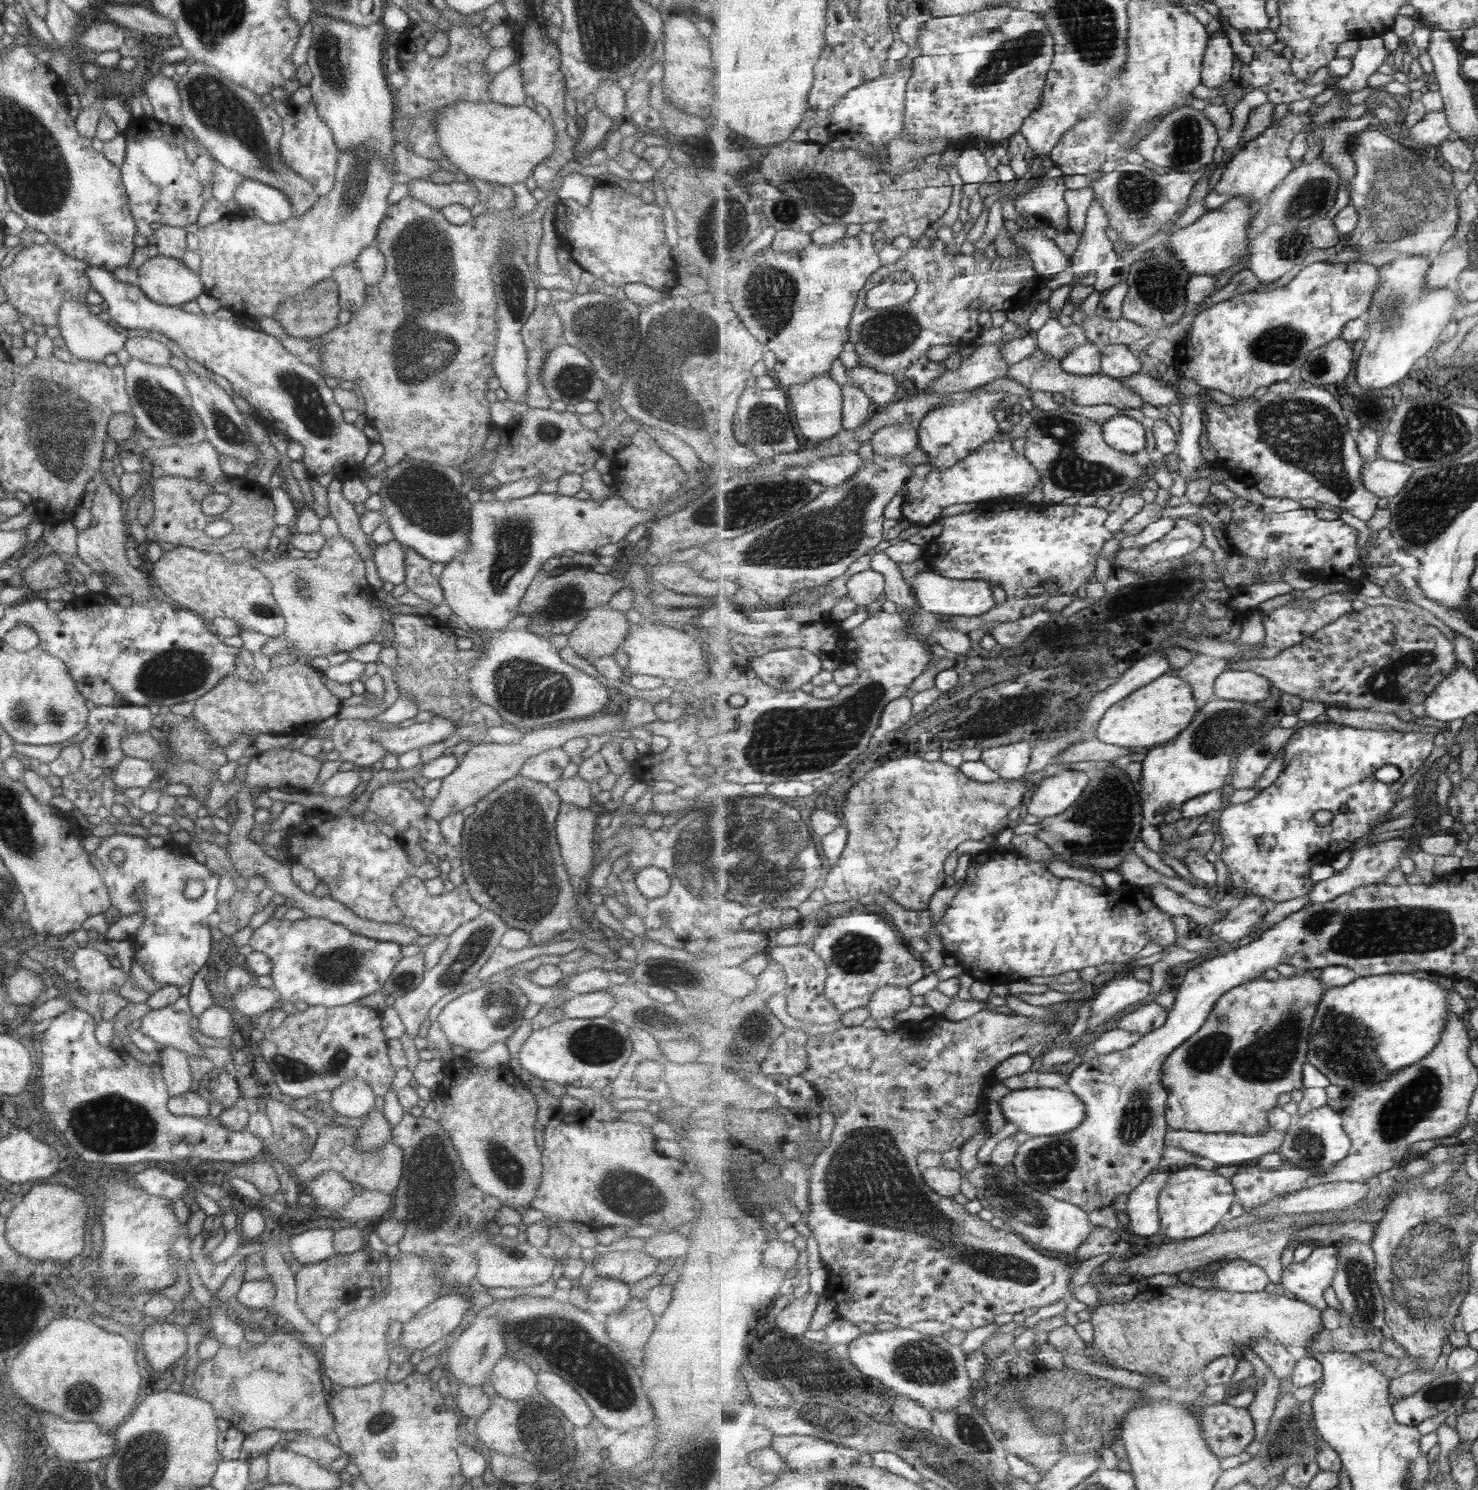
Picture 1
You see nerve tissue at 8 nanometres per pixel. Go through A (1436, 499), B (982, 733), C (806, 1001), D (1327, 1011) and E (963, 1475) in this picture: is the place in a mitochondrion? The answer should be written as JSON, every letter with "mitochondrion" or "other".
{"A":"mitochondrion","B":"other","C":"mitochondrion","D":"mitochondrion","E":"mitochondrion"}

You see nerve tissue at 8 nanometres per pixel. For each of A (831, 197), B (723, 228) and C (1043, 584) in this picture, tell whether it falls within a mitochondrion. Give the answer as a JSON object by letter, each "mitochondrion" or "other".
{"A":"mitochondrion","B":"mitochondrion","C":"other"}

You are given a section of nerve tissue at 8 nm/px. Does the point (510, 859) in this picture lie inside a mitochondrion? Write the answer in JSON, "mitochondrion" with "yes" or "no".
{"mitochondrion":"yes"}

